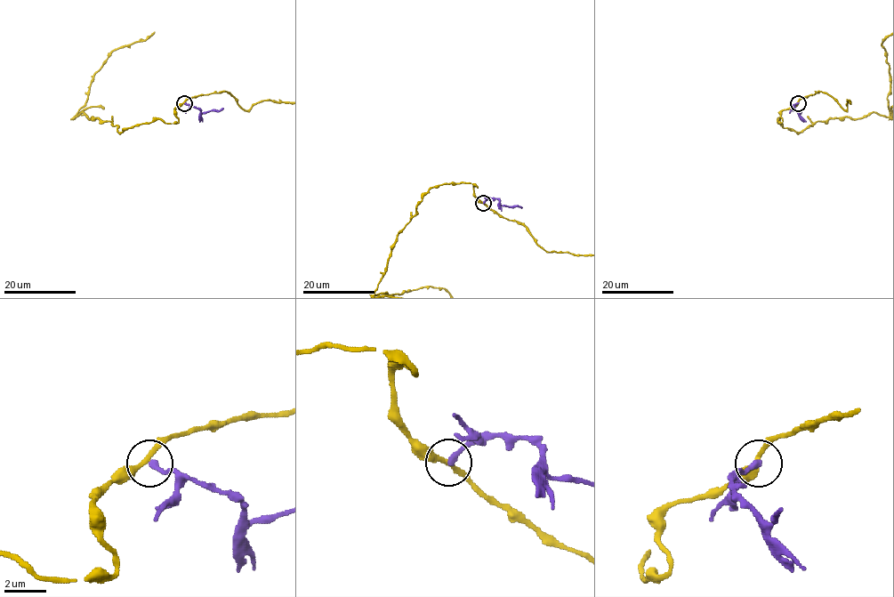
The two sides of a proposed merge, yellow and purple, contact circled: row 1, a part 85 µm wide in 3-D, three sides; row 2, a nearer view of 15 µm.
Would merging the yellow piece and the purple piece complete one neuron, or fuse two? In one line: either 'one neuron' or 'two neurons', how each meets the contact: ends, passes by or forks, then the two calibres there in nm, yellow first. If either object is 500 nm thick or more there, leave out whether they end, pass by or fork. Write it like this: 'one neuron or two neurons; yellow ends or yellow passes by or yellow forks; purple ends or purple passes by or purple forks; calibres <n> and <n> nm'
two neurons; yellow passes by; purple ends; calibres 240 and 280 nm

